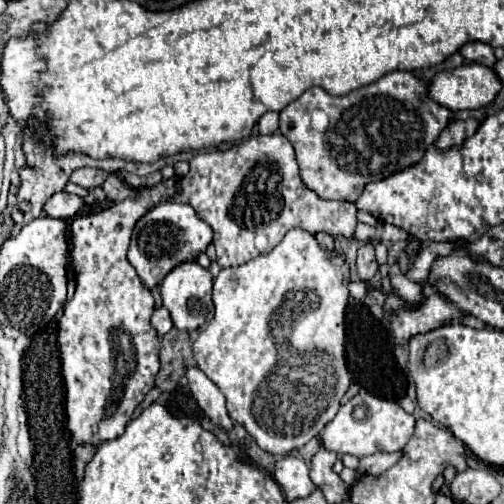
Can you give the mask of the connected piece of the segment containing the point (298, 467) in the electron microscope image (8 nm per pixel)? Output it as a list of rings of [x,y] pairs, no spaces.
[[[284,456],[276,462],[274,480],[282,486],[288,502],[294,498],[304,498],[316,488],[314,482],[310,482],[308,466],[296,456]]]

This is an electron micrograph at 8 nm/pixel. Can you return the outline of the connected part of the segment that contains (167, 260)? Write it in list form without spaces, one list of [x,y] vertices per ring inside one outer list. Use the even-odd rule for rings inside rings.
[[[160,202],[146,216],[142,216],[132,232],[132,242],[128,250],[128,260],[136,268],[142,284],[152,290],[164,280],[164,276],[184,262],[196,260],[212,244],[214,232],[206,222],[202,222],[190,204],[180,202]]]

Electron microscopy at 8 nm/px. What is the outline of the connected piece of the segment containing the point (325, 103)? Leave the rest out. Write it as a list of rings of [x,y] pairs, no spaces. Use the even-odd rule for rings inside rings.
[[[390,72],[380,80],[362,86],[346,96],[330,96],[316,86],[308,88],[298,100],[290,102],[280,112],[280,132],[292,142],[300,166],[300,176],[310,190],[314,190],[324,200],[356,202],[368,182],[388,178],[394,172],[416,164],[424,156],[426,148],[436,142],[442,128],[450,124],[450,120],[452,112],[426,96],[424,80],[418,80],[412,72]],[[316,108],[322,108],[330,118],[330,126],[326,132],[316,132],[310,126],[310,114]]]

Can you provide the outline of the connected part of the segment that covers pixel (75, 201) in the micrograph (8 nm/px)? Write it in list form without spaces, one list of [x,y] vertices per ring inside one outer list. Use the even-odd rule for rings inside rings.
[[[58,192],[52,198],[48,198],[46,206],[44,206],[44,214],[52,216],[52,218],[60,218],[60,220],[70,220],[76,216],[76,212],[82,208],[82,198],[76,194],[68,194],[68,192]]]

